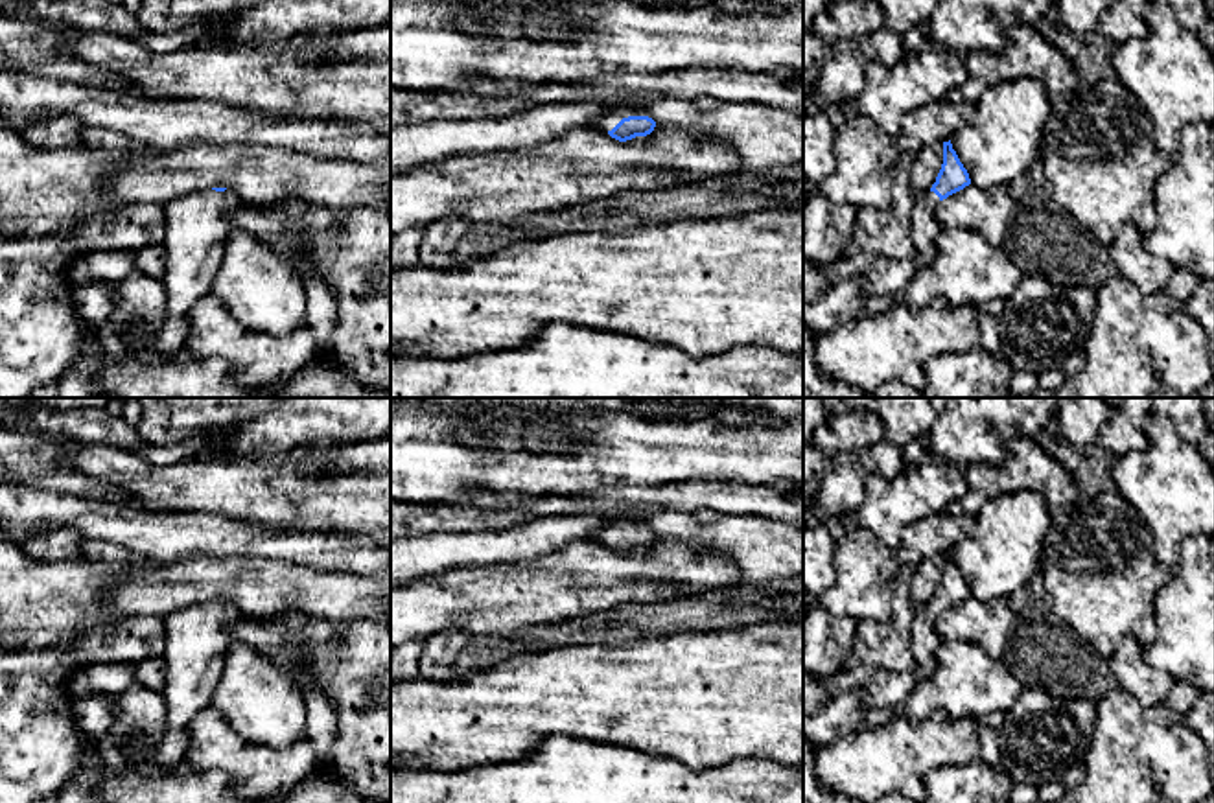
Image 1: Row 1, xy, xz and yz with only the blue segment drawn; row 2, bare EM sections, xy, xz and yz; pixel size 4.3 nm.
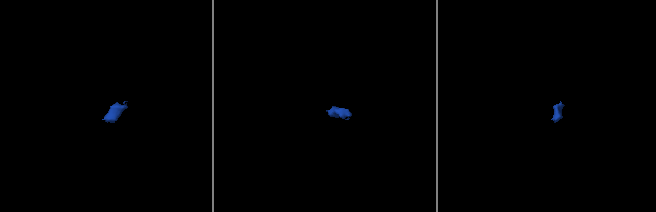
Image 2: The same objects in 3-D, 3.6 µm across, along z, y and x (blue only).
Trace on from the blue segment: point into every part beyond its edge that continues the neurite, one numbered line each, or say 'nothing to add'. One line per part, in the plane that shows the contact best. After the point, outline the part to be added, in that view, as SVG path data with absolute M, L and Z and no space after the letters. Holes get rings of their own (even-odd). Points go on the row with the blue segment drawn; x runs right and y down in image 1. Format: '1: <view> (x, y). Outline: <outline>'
1: xz (621, 109). Outline: M628 98L628 99L615 101L613 107L604 116L601 116L595 127L608 133L623 118L628 118L628 116L648 116L650 118L650 114L643 107L634 105Z

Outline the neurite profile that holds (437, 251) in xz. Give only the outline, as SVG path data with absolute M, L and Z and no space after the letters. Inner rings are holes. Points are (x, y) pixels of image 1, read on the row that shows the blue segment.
M451 217L427 225L418 250L418 265L440 271L457 267L455 247L468 227L470 221L464 217Z

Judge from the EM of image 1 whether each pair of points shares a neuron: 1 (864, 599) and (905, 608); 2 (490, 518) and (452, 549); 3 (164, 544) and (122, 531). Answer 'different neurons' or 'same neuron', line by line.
1: different neurons
2: different neurons
3: same neuron

